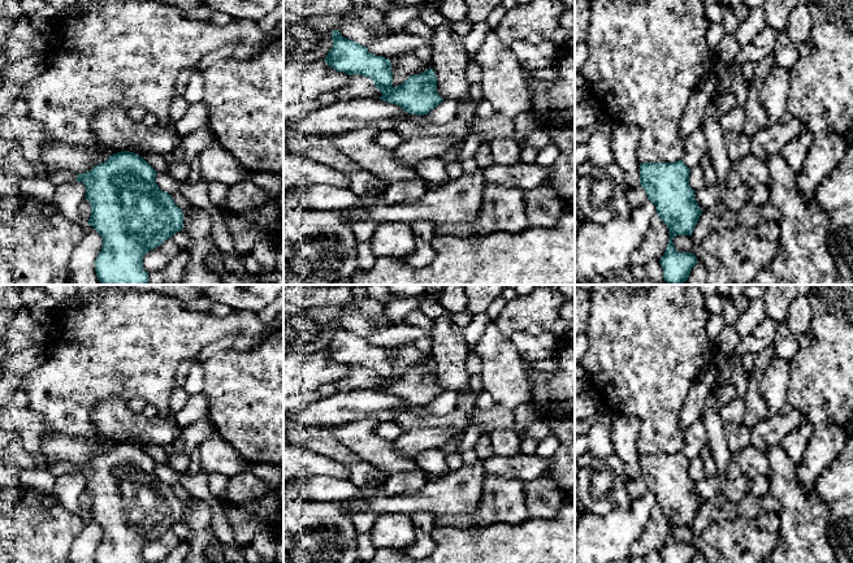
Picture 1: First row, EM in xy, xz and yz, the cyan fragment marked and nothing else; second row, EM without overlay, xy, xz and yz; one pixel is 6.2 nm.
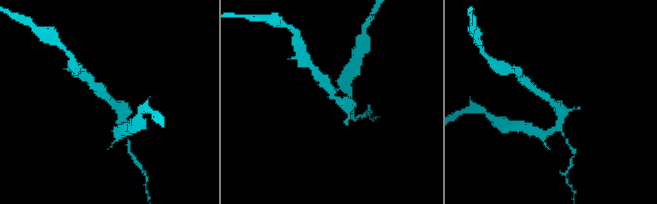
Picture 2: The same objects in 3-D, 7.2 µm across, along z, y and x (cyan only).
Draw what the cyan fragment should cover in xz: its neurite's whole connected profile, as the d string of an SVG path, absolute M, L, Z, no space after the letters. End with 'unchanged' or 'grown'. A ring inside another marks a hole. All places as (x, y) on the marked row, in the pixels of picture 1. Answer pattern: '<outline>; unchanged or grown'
M332 31L333 47L324 61L337 72L348 75L369 77L381 91L384 101L397 104L410 114L424 116L443 99L437 94L437 78L432 68L421 74L410 75L402 85L393 87L391 62L371 53L364 46Z; unchanged

